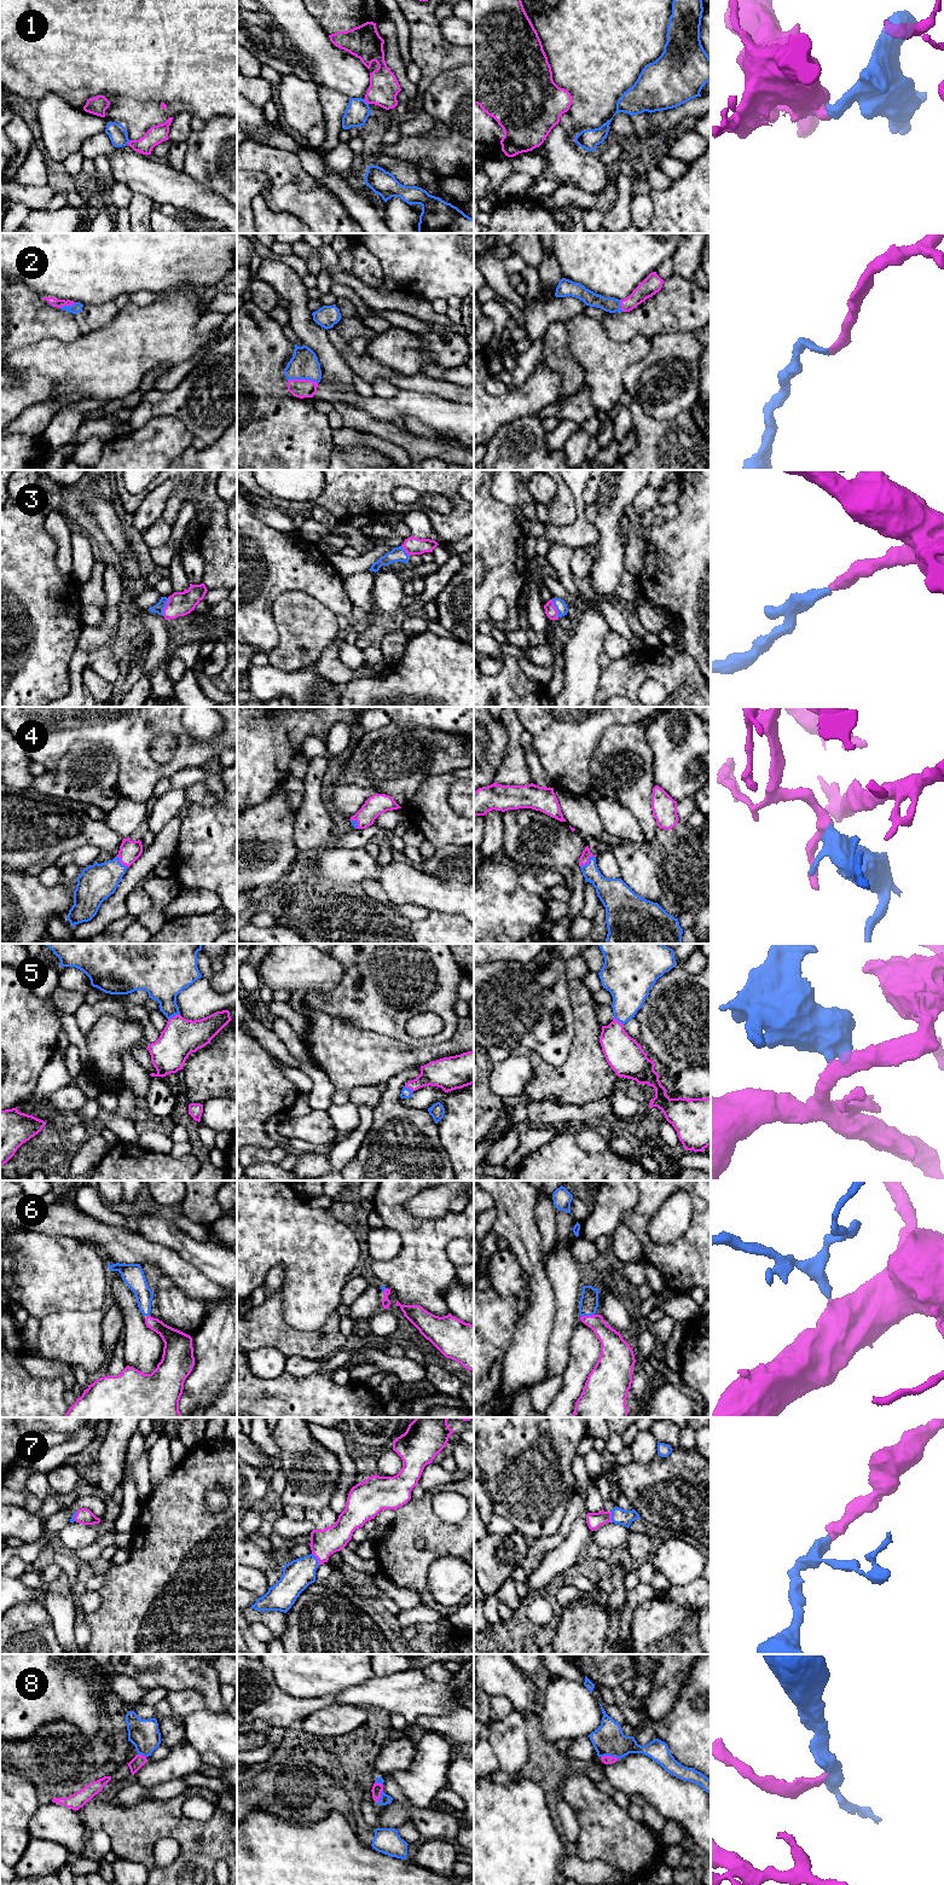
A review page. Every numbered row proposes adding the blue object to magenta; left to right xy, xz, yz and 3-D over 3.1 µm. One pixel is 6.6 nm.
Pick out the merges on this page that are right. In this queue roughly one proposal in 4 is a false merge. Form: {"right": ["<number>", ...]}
{"right": ["2", "3", "4", "5", "6", "7"]}

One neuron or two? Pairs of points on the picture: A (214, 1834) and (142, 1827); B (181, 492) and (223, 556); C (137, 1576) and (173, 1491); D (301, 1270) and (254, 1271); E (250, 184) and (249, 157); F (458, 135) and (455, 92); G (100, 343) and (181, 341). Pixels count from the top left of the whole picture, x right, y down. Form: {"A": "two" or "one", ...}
{"A": "one", "B": "one", "C": "one", "D": "one", "E": "two", "F": "one", "G": "one"}

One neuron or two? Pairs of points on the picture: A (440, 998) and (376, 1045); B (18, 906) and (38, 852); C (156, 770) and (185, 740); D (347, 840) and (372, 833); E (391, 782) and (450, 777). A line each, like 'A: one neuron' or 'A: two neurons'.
A: two neurons
B: two neurons
C: one neuron
D: one neuron
E: two neurons

